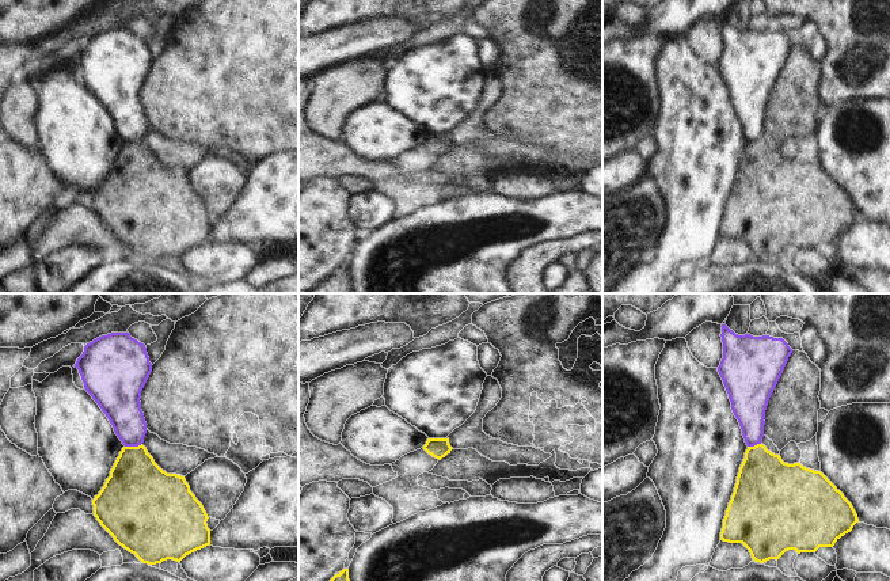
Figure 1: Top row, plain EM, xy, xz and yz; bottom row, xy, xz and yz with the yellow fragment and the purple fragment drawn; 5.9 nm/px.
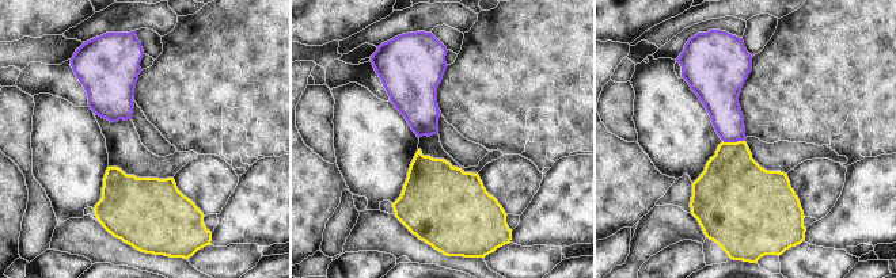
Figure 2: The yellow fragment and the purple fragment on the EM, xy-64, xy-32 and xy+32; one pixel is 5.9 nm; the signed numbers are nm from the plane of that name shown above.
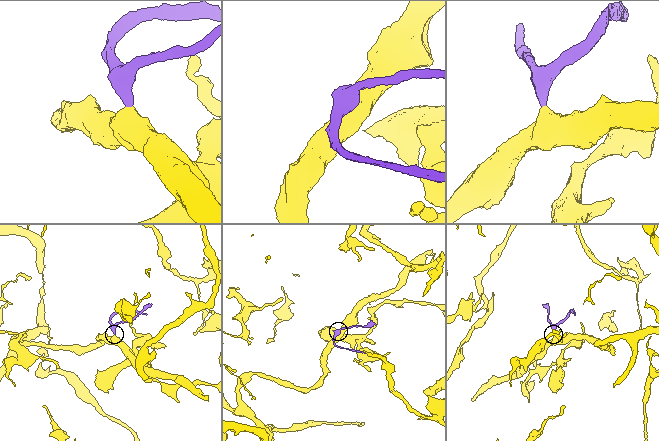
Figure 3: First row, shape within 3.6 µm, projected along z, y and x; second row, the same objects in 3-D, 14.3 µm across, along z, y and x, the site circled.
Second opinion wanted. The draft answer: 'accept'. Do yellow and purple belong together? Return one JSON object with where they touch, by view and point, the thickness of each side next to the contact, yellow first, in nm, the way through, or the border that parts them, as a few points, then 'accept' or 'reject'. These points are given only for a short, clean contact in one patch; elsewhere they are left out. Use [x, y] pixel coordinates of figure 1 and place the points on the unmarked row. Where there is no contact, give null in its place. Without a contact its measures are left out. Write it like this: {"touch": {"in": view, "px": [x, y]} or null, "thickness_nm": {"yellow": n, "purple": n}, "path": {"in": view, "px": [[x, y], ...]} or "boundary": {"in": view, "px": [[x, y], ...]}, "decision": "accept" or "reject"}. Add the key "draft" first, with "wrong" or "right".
{"draft": "wrong", "touch": {"in": "xy", "px": [133, 143]}, "thickness_nm": {"yellow": 380, "purple": 220}, "boundary": {"in": "xy", "px": [[141, 139], [125, 143]]}, "decision": "reject"}

